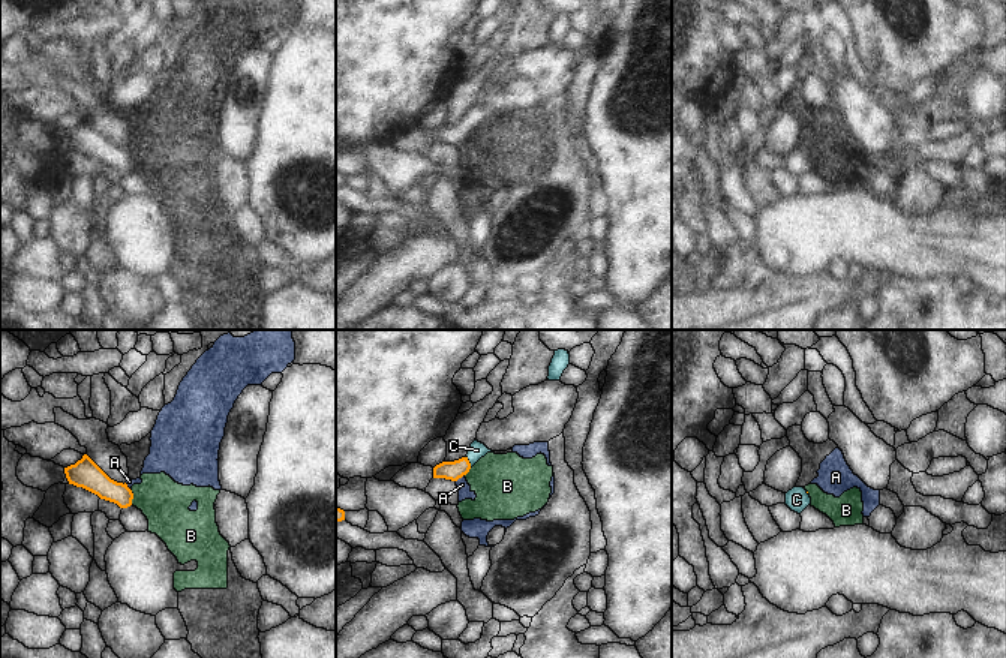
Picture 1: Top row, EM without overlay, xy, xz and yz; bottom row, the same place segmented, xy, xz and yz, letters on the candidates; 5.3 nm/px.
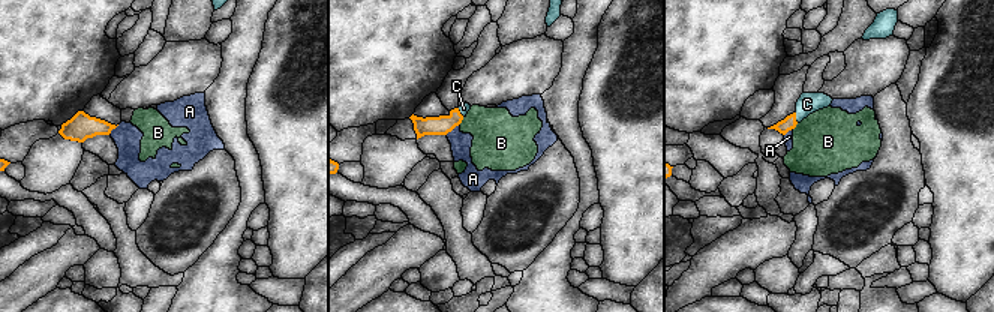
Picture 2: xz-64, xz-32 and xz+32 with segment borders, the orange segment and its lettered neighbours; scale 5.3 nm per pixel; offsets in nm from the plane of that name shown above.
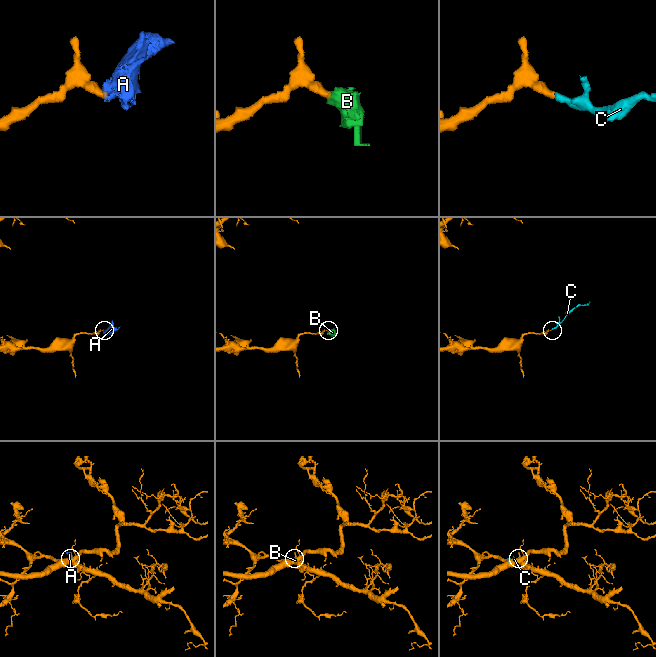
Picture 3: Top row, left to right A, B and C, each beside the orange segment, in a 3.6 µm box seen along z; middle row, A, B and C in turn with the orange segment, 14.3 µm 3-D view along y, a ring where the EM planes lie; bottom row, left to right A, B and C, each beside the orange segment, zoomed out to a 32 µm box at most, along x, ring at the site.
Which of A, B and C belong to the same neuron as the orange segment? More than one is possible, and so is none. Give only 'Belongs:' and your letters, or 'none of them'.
Belongs: C

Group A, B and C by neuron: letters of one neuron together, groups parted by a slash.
A B / C

